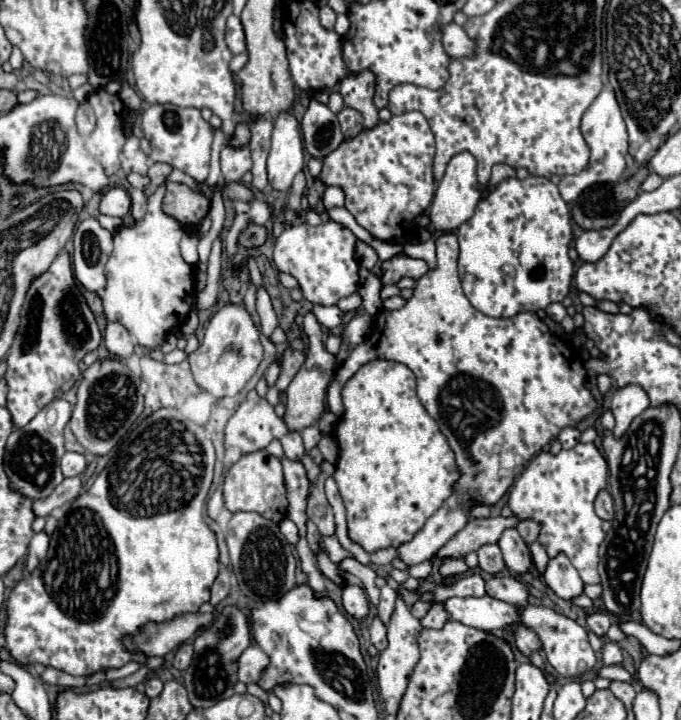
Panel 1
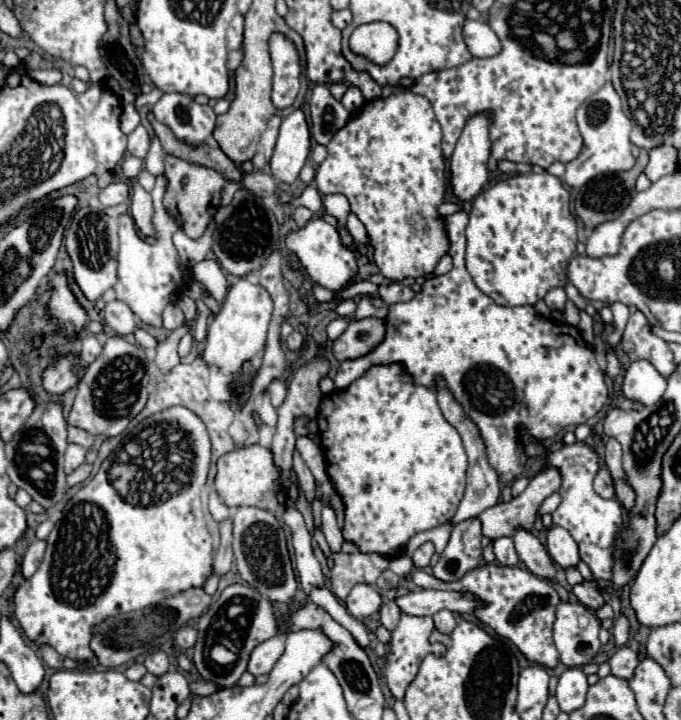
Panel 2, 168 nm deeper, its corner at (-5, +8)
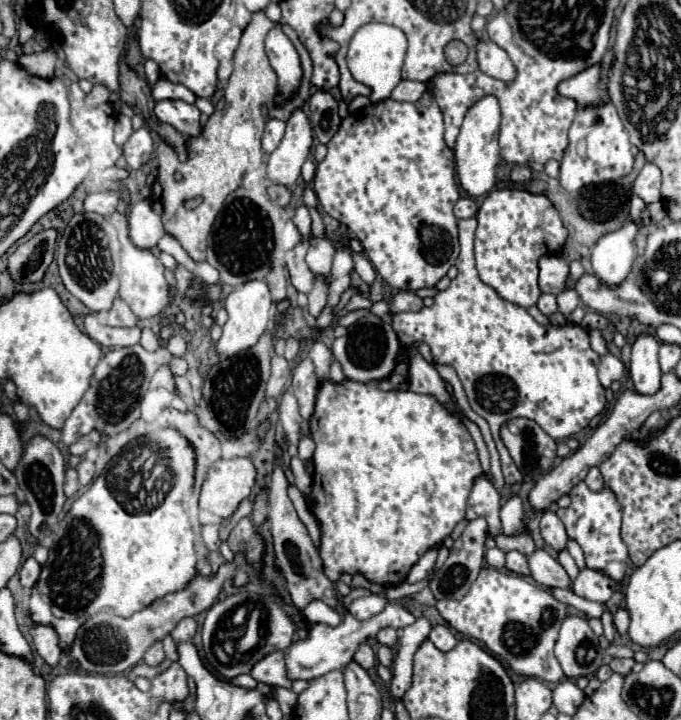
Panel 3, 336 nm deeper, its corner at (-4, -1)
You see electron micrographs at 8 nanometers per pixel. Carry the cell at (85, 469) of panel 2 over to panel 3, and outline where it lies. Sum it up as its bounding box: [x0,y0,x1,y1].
[77,461,95,485]

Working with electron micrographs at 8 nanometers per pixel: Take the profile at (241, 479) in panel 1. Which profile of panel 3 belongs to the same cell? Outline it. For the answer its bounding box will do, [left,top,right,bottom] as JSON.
[199,457,257,517]

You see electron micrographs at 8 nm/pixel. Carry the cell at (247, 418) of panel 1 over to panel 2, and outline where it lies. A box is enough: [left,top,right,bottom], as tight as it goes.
[296,436,328,484]

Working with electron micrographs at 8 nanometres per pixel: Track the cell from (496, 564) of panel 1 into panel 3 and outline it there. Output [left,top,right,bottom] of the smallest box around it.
[505,551,529,575]

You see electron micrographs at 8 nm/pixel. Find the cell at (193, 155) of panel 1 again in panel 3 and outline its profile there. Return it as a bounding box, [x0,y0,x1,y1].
[155,101,203,137]

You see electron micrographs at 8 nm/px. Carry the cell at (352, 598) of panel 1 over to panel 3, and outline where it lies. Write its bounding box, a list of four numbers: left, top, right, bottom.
[349,595,387,619]

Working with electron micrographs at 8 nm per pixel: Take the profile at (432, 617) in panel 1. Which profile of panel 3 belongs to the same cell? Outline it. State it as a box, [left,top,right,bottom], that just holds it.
[429,625,457,651]

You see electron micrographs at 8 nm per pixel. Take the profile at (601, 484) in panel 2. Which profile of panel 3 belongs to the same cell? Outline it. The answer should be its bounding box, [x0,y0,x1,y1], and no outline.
[585,467,605,491]

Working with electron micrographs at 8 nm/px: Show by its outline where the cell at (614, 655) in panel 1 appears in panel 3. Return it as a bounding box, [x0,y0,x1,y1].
[613,609,629,635]

